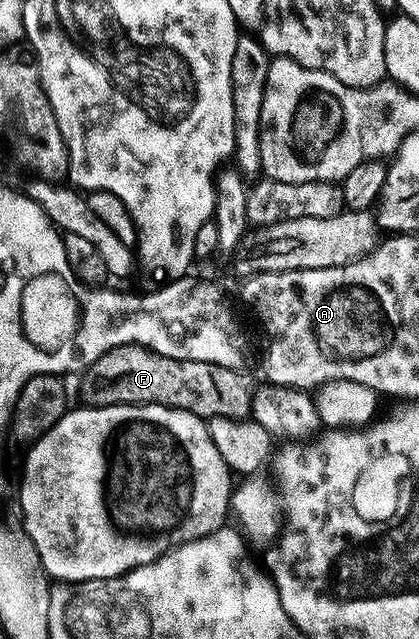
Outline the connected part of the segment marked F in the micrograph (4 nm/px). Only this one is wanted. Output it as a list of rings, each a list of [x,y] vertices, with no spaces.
[[[122,345],[121,347],[113,347],[109,351],[105,351],[105,355],[101,355],[101,359],[97,359],[97,363],[93,363],[89,368],[83,370],[79,381],[79,397],[84,406],[98,407],[100,405],[164,405],[165,407],[173,407],[181,411],[189,411],[193,415],[204,419],[210,419],[215,416],[225,416],[234,419],[243,419],[251,412],[251,395],[252,384],[248,384],[243,378],[244,374],[237,369],[230,369],[229,367],[217,367],[209,363],[201,363],[200,361],[178,361],[177,359],[169,359],[169,355],[157,355],[157,351],[146,349],[140,345]]]

